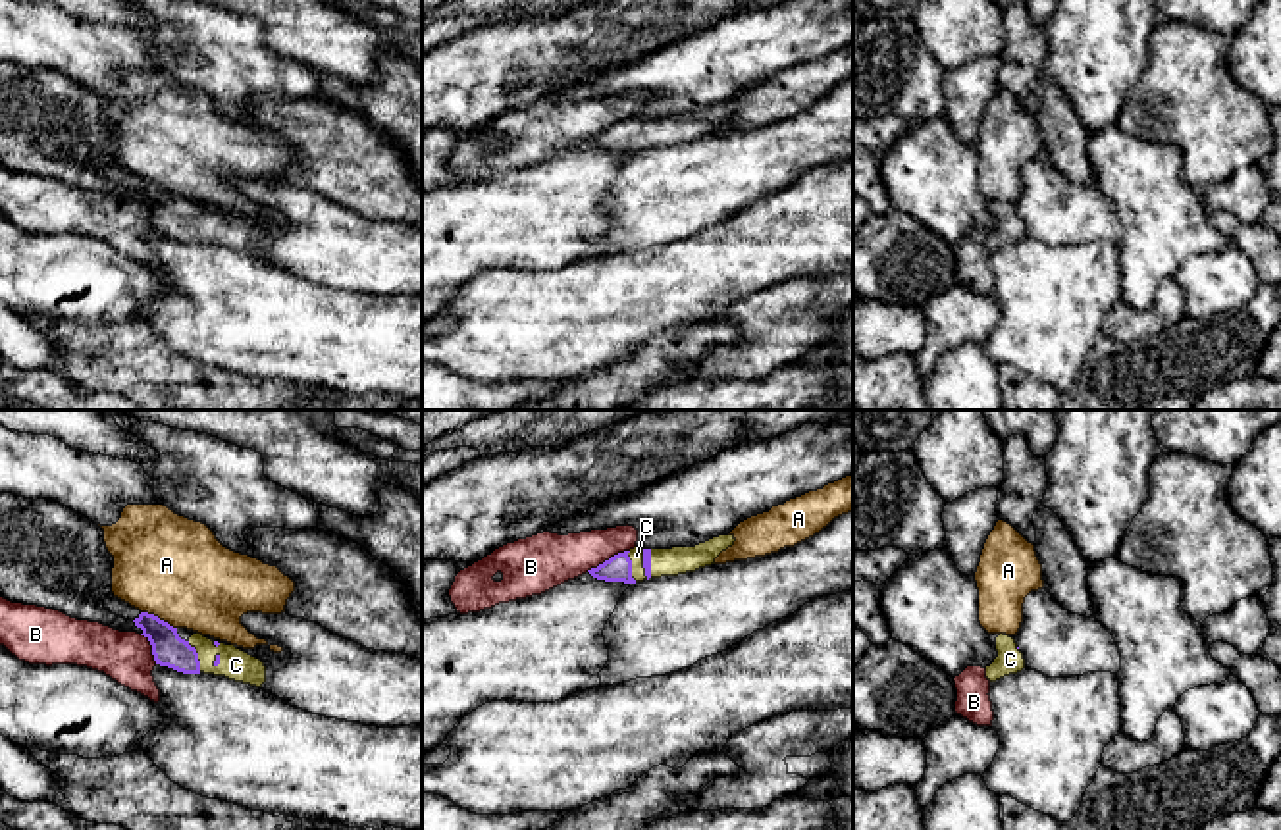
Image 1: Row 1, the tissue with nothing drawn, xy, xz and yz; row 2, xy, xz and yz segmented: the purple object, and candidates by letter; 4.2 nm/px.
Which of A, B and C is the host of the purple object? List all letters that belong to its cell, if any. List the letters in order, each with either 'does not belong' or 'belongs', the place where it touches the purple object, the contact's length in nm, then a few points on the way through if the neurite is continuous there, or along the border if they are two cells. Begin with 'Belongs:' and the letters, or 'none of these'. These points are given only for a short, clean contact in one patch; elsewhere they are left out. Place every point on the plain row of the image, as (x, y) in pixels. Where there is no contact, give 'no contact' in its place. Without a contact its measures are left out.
Belongs: C
A: does not belong | xy (156, 185) | 170 nm
B: does not belong | xz (609, 128) | 200 nm | along xz (628, 118), (586, 139)
C: belongs | xy (197, 226) | 140 nm | across xy (168, 218), (185, 226), (197, 226), (218, 222), (235, 233)

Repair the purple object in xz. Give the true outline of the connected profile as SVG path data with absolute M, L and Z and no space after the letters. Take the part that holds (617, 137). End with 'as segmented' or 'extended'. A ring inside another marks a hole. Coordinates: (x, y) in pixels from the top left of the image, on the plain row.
M719 104L695 116L640 117L618 121L588 139L605 150L636 152L649 146L678 144L715 133L715 127L734 114L734 104Z | extended

